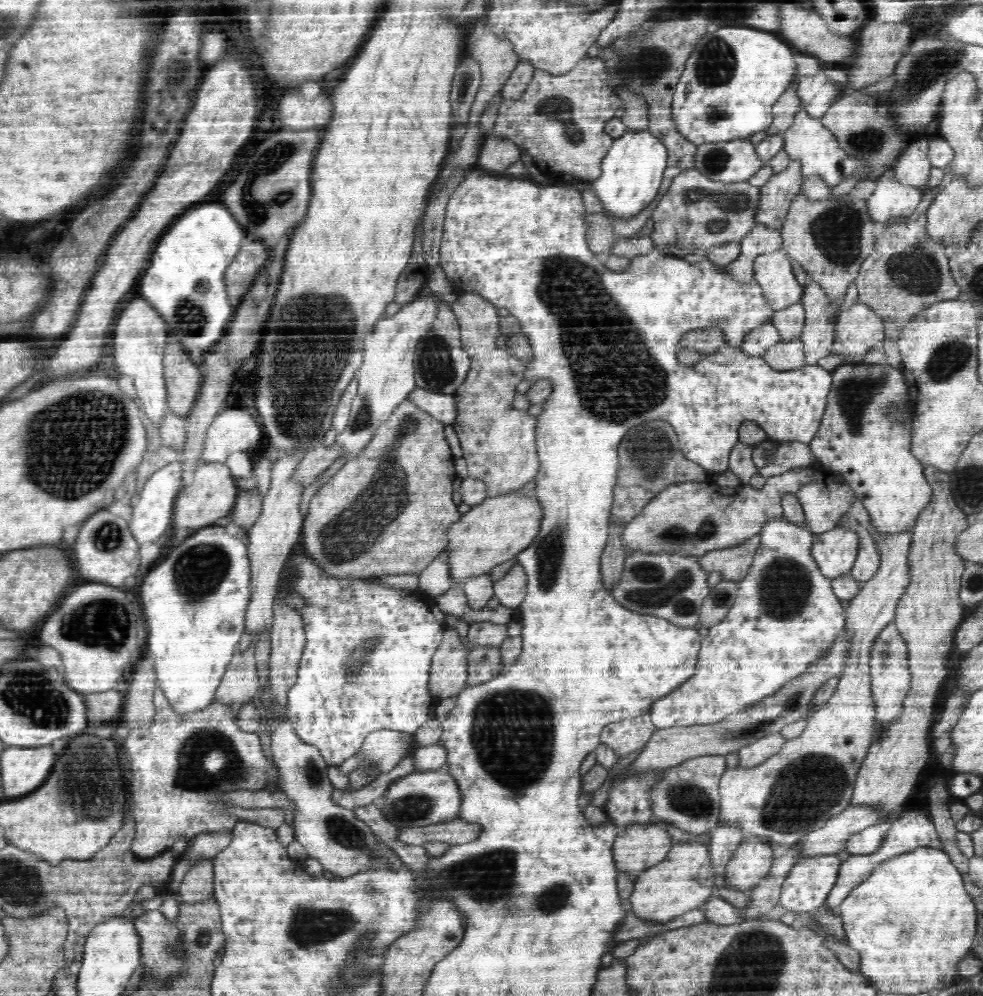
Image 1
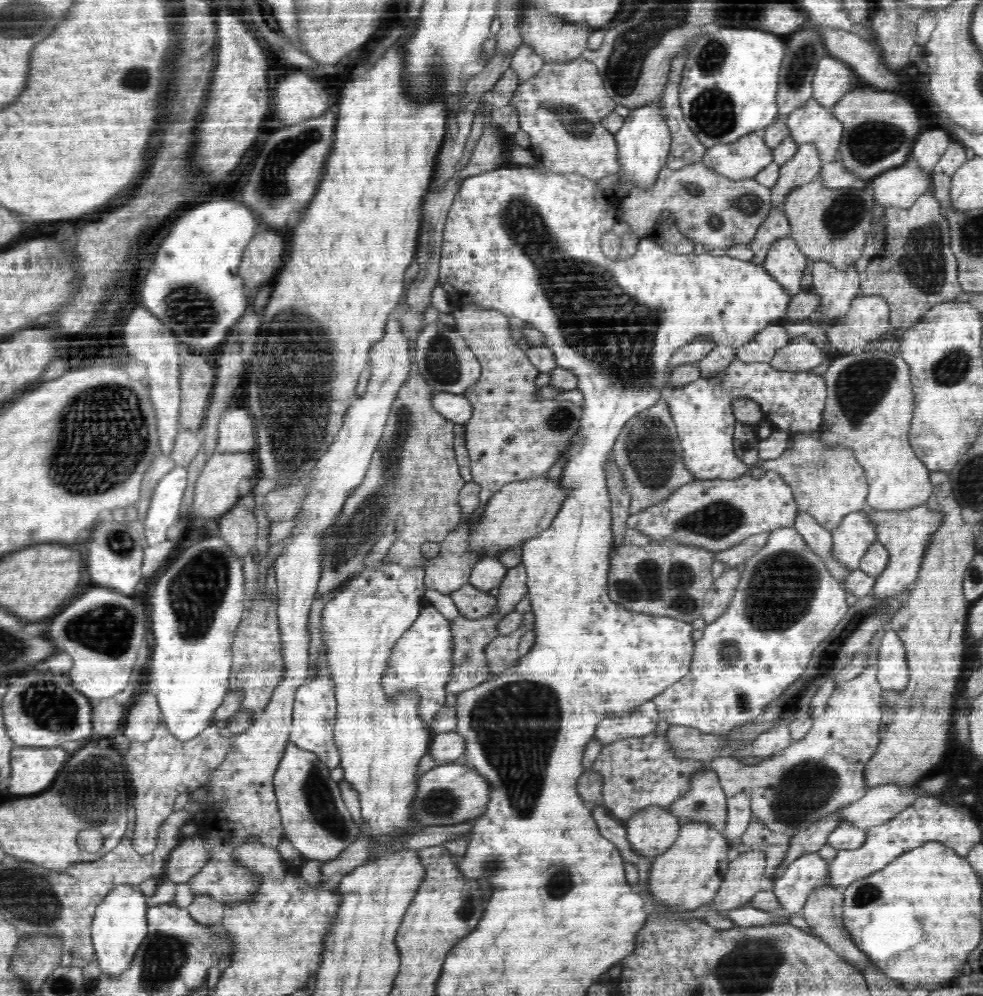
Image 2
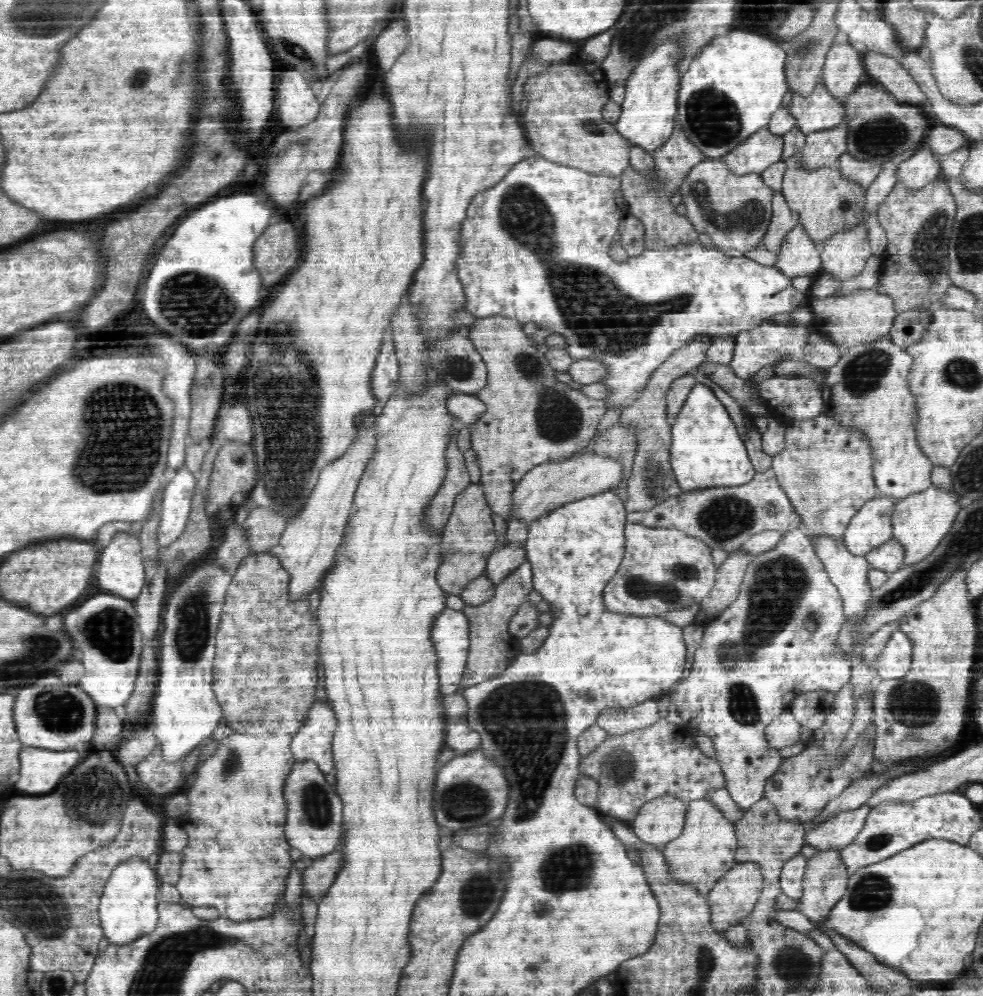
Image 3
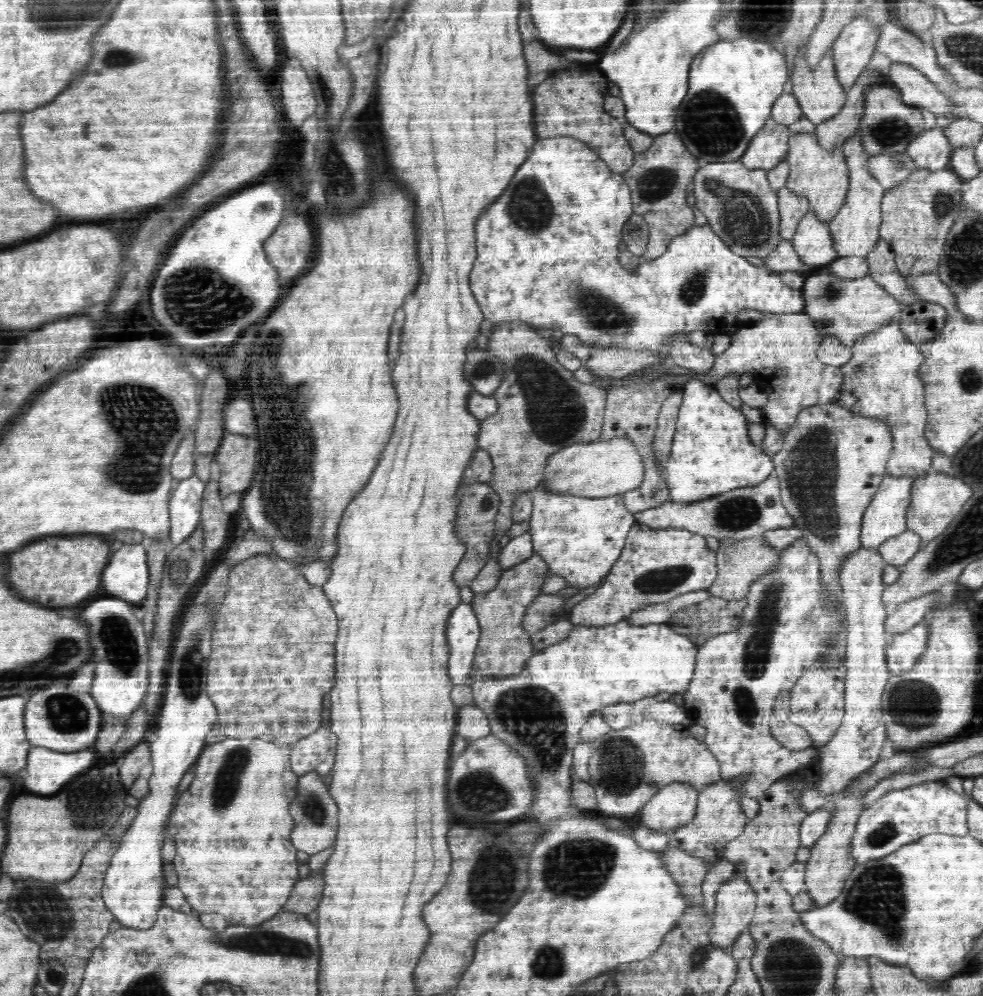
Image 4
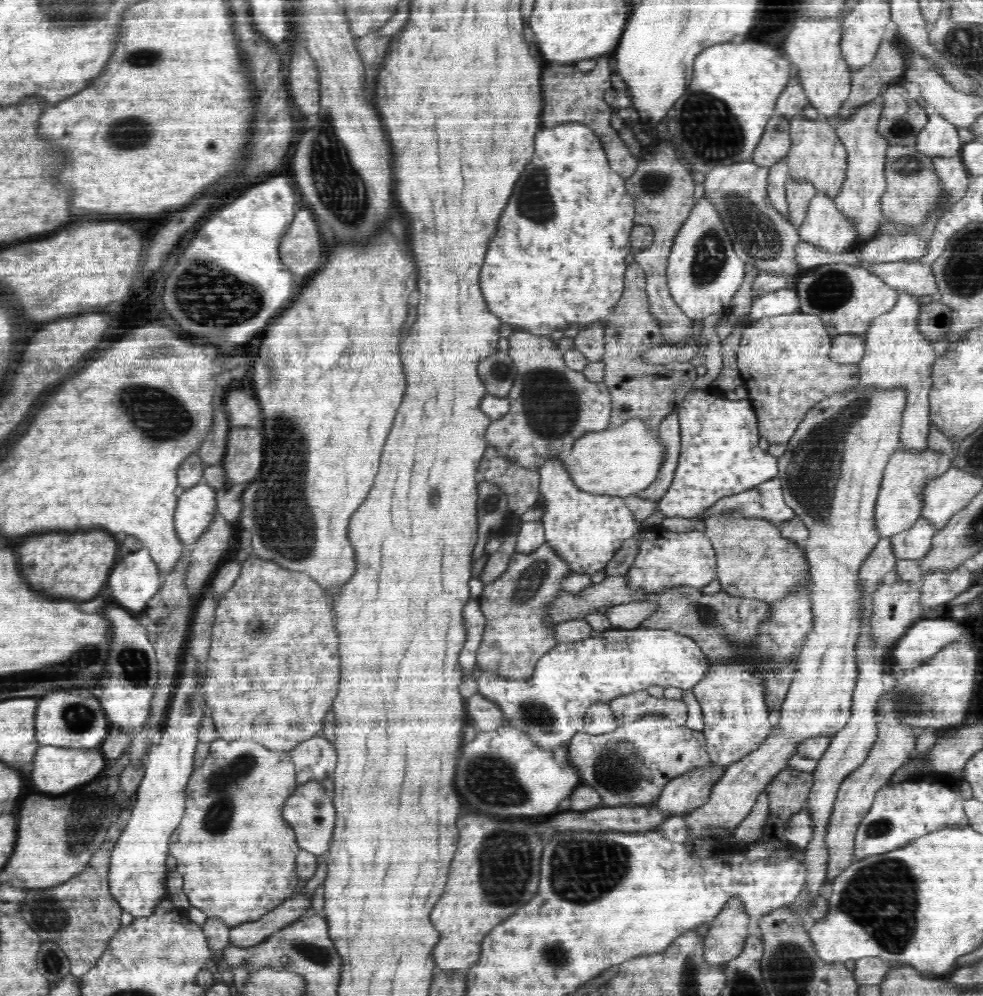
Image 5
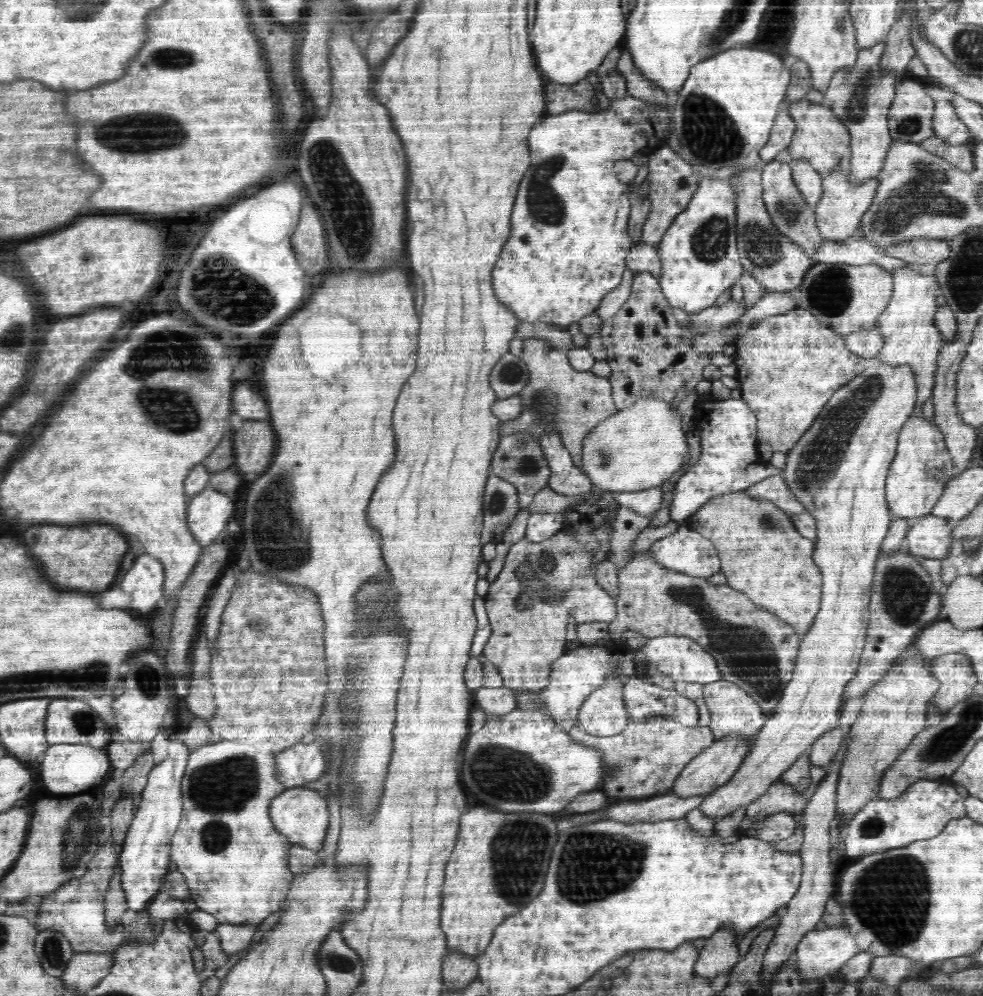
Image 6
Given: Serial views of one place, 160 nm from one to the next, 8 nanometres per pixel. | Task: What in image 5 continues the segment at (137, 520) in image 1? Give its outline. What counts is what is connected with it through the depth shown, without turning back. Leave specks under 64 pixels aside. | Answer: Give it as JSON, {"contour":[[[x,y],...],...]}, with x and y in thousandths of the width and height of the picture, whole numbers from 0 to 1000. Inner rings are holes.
{"contour":[[[208,484],[188,491],[178,512],[178,533],[191,548],[212,530],[222,513],[221,492]]]}

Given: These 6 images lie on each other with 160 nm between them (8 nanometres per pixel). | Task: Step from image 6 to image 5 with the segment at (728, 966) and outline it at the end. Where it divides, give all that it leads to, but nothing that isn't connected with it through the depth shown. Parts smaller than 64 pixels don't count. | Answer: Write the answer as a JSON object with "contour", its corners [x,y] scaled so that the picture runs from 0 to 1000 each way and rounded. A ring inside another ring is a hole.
{"contour":[[[752,904],[743,906],[727,920],[720,938],[715,941],[716,966],[721,970],[738,970],[748,963],[761,942],[763,919],[758,918]]]}

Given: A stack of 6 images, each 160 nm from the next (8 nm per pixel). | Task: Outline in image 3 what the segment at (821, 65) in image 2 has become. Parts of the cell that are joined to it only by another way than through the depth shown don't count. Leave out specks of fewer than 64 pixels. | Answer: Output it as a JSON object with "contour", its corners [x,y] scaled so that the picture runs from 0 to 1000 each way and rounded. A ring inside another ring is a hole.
{"contour":[[[848,44],[843,50],[837,64],[836,83],[850,97],[868,93],[875,84],[879,66],[875,54],[867,50],[865,44]]]}

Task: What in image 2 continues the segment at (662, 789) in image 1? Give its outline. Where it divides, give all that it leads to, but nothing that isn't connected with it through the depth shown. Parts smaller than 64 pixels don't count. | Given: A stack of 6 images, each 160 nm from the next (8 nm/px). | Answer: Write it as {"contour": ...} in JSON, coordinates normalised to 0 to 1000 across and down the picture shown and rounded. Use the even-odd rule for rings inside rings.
{"contour":[[[720,767],[719,773],[704,779],[704,793],[692,803],[681,807],[680,814],[686,816],[692,825],[710,822],[736,835],[740,829],[740,805],[730,778]]]}

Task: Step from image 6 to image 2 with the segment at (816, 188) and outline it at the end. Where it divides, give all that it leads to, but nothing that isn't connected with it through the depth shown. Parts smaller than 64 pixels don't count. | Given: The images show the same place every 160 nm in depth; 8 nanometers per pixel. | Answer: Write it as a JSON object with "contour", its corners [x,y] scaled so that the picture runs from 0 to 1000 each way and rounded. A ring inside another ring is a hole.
{"contour":[[[791,206],[785,207],[780,220],[772,227],[768,238],[761,245],[767,253],[764,264],[775,265],[784,247],[791,241],[802,238],[804,234],[805,224],[799,217],[798,211]]]}

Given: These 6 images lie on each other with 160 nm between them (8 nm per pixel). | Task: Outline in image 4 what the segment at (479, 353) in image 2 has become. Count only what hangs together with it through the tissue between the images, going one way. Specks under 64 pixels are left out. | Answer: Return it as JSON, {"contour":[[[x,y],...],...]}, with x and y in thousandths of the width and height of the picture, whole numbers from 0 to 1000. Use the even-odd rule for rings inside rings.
{"contour":[[[531,323],[502,324],[501,335],[496,338],[495,352],[504,354],[513,365],[515,378],[509,391],[499,398],[508,404],[508,413],[488,423],[487,451],[494,452],[501,461],[503,472],[501,480],[495,484],[508,497],[509,514],[505,518],[505,538],[517,544],[517,531],[521,523],[521,508],[527,496],[545,491],[552,480],[555,466],[563,456],[574,450],[609,442],[613,432],[614,418],[617,414],[617,394],[603,386],[593,386],[584,381],[583,373],[574,369],[562,352],[558,340],[551,338],[546,332]]]}

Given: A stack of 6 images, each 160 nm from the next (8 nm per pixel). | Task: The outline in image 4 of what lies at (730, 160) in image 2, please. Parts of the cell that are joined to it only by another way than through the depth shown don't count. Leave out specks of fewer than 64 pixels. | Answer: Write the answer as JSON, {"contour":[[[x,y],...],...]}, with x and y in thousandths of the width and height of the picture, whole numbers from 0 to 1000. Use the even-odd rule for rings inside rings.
{"contour":[[[783,117],[765,139],[752,162],[759,169],[782,172],[800,161],[804,137],[802,127],[791,124]]]}

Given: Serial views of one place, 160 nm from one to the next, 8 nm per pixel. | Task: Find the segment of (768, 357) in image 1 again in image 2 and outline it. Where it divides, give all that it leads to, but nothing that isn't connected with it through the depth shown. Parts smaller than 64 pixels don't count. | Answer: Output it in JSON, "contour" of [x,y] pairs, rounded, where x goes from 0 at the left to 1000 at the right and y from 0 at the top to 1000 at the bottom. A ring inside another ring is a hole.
{"contour":[[[819,336],[803,342],[800,348],[792,349],[785,358],[783,366],[792,372],[818,373],[836,365],[837,360],[846,360],[846,356],[824,342]]]}

